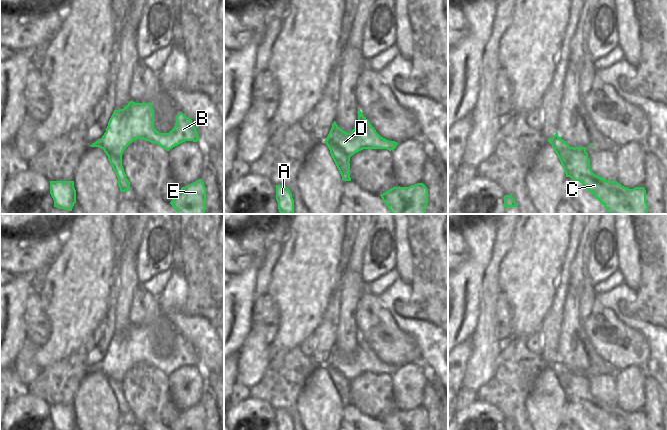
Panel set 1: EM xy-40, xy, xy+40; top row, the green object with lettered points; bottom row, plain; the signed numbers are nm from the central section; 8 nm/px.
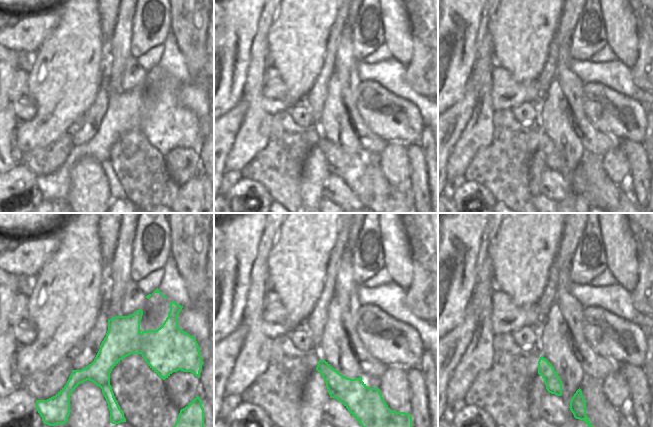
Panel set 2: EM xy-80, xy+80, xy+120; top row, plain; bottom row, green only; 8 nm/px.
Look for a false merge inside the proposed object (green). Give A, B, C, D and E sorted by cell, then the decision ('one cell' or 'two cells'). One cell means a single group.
A B D / C E | two cells

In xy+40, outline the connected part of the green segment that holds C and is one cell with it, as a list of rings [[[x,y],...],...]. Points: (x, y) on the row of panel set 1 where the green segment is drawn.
[[[570,147],[567,166],[570,178],[579,181],[606,208],[608,214],[648,214],[645,188],[629,189],[617,181],[607,181],[595,175],[586,151]]]

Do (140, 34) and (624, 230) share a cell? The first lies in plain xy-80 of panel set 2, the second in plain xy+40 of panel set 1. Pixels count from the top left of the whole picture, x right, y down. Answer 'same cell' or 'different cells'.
different cells

